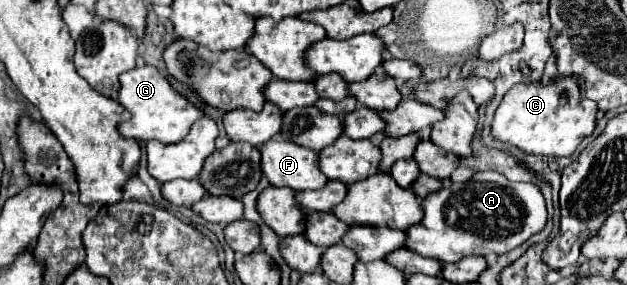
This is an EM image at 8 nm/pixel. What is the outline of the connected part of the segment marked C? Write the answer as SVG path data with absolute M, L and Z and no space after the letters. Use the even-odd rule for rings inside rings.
M558 77L550 83L514 85L502 99L492 121L492 137L532 155L570 157L584 137L596 127L596 103L580 101L580 91L572 77Z

